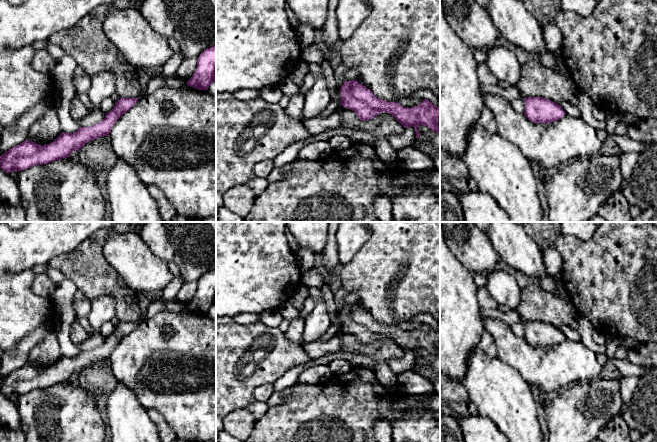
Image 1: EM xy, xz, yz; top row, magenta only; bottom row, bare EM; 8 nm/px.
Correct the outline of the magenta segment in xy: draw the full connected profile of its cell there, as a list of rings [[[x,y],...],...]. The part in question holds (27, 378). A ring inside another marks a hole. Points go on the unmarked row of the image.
[[[120,322],[115,326],[114,332],[106,337],[101,346],[91,351],[80,351],[73,357],[62,356],[49,368],[41,370],[26,364],[0,380],[0,392],[6,397],[20,396],[36,389],[68,382],[74,374],[79,376],[87,366],[102,360],[108,360],[114,347],[131,333],[138,323]]]

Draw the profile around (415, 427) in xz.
[[[433,411],[410,413],[391,425],[392,442],[440,442],[438,414]]]

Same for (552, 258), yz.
[[[552,245],[546,249],[543,254],[547,271],[556,285],[558,297],[564,301],[570,302],[570,296],[562,280],[563,259],[557,248]]]

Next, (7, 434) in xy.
[[[0,425],[0,442],[25,442],[25,434],[19,429]]]

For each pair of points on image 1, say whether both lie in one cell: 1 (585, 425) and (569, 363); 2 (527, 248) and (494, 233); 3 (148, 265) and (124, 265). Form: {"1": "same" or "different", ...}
{"1": "different", "2": "same", "3": "same"}

